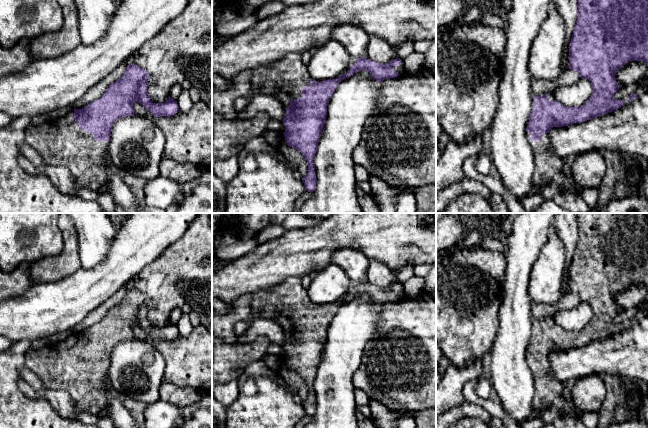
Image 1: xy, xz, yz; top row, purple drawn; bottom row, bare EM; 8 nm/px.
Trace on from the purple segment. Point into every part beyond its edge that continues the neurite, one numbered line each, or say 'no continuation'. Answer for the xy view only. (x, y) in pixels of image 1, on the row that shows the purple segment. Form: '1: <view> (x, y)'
1: xy (60, 142)

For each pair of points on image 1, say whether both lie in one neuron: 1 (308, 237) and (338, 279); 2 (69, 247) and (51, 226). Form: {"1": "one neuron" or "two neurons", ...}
{"1": "two neurons", "2": "two neurons"}

